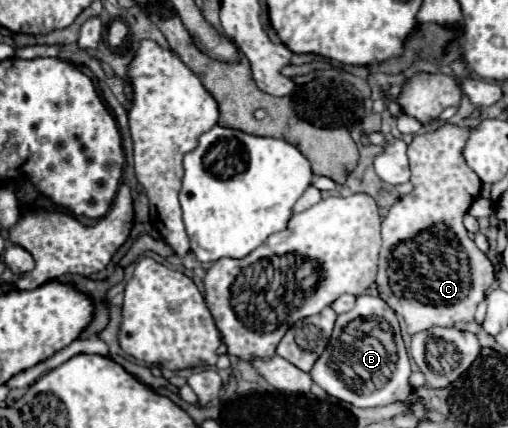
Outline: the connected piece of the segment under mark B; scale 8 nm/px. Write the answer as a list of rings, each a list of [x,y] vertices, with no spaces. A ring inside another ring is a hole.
[[[369,295],[357,297],[355,307],[349,313],[343,313],[337,317],[331,343],[311,369],[313,381],[323,391],[327,391],[335,399],[353,403],[355,407],[379,407],[379,405],[389,405],[393,401],[405,401],[407,395],[411,393],[409,375],[411,375],[411,365],[399,333],[395,311],[381,297],[369,297]]]

